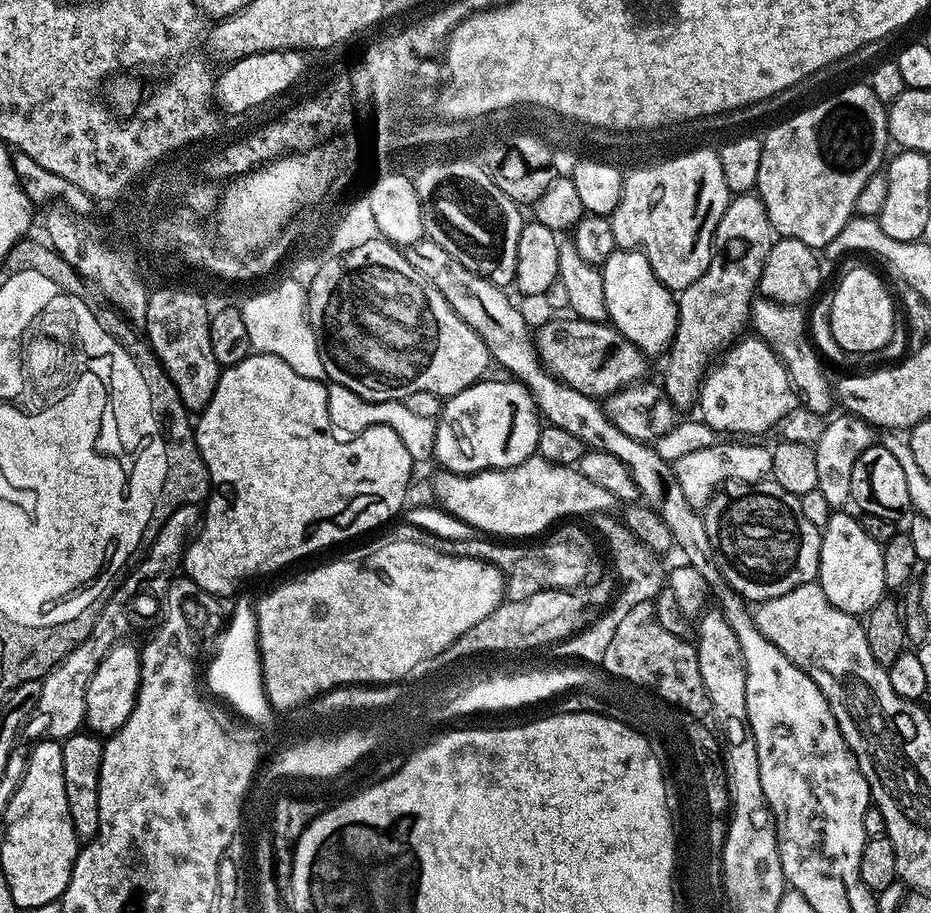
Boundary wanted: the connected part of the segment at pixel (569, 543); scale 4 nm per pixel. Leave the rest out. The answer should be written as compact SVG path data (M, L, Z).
M572 522L569 528L564 528L544 549L541 550L540 556L544 560L536 560L536 552L532 548L512 548L507 552L504 548L496 548L490 555L491 563L497 568L506 569L506 596L509 600L521 600L535 592L541 592L543 588L579 588L593 575L592 567L596 564L596 548L592 545L590 537L585 536L579 523Z

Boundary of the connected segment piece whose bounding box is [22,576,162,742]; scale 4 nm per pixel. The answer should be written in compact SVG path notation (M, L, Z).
M136 576L135 578L132 578L132 579L126 578L125 580L123 580L123 582L121 582L121 584L120 584L120 587L117 588L115 590L115 592L113 592L112 595L110 595L109 598L103 603L103 605L101 607L101 610L100 610L100 617L98 617L96 619L96 621L94 622L94 626L90 630L90 634L70 654L70 659L63 660L63 662L61 662L61 664L55 664L54 667L52 667L52 669L50 669L49 672L47 672L45 674L45 676L42 677L42 679L40 680L40 685L42 686L42 694L38 698L38 706L35 708L35 710L33 710L32 716L28 719L28 723L25 724L23 729L22 729L23 739L25 739L25 738L28 739L28 742L39 742L39 741L42 741L42 740L55 740L57 742L63 742L63 741L67 740L69 736L73 736L73 734L75 732L81 731L81 729L83 729L85 727L84 715L86 714L86 686L90 686L90 678L94 678L94 670L98 670L98 666L102 662L102 658L106 658L106 654L110 651L110 649L113 648L113 646L115 644L117 644L117 642L121 638L127 637L127 636L124 636L124 635L126 635L127 632L131 630L131 628L132 628L132 619L134 619L135 616L141 616L142 619L148 620L148 619L151 618L152 615L155 614L155 612L156 612L156 615L157 615L158 609L161 607L161 604L162 604L161 597L160 597L160 600L159 600L159 598L156 597L154 593L152 593L152 592L155 592L155 591L145 590L148 587L149 587L149 585L146 582L146 578L144 576Z

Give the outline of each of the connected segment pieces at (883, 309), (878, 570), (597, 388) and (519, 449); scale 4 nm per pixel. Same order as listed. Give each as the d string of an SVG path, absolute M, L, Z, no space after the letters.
M852 268L840 280L836 293L831 293L828 305L828 321L834 334L834 342L842 346L842 350L853 354L859 352L876 352L887 349L896 328L898 308L892 305L894 296L888 293L886 285L880 281L876 272L868 268Z
M833 511L820 537L820 575L818 583L822 594L838 610L857 618L874 610L886 596L882 558L884 549L866 530L862 530L859 519L847 516L847 511Z
M548 320L534 332L536 352L540 361L551 376L555 376L560 383L578 390L578 394L586 394L593 398L607 398L613 396L618 390L628 388L631 384L645 379L644 371L647 370L649 361L634 342L630 342L611 323L590 322L589 320Z
M485 378L471 384L466 390L447 397L443 401L436 420L434 438L434 460L445 472L456 472L460 476L471 476L474 472L488 472L491 468L513 468L537 455L542 417L536 410L534 398L526 386L518 380Z

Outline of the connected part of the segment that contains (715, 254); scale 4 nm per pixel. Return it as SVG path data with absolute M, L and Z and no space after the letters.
M733 195L712 235L712 257L706 274L678 296L676 337L666 354L664 376L660 378L661 388L678 410L695 405L703 377L711 365L710 358L729 347L749 323L762 266L773 243L772 223L759 195Z

